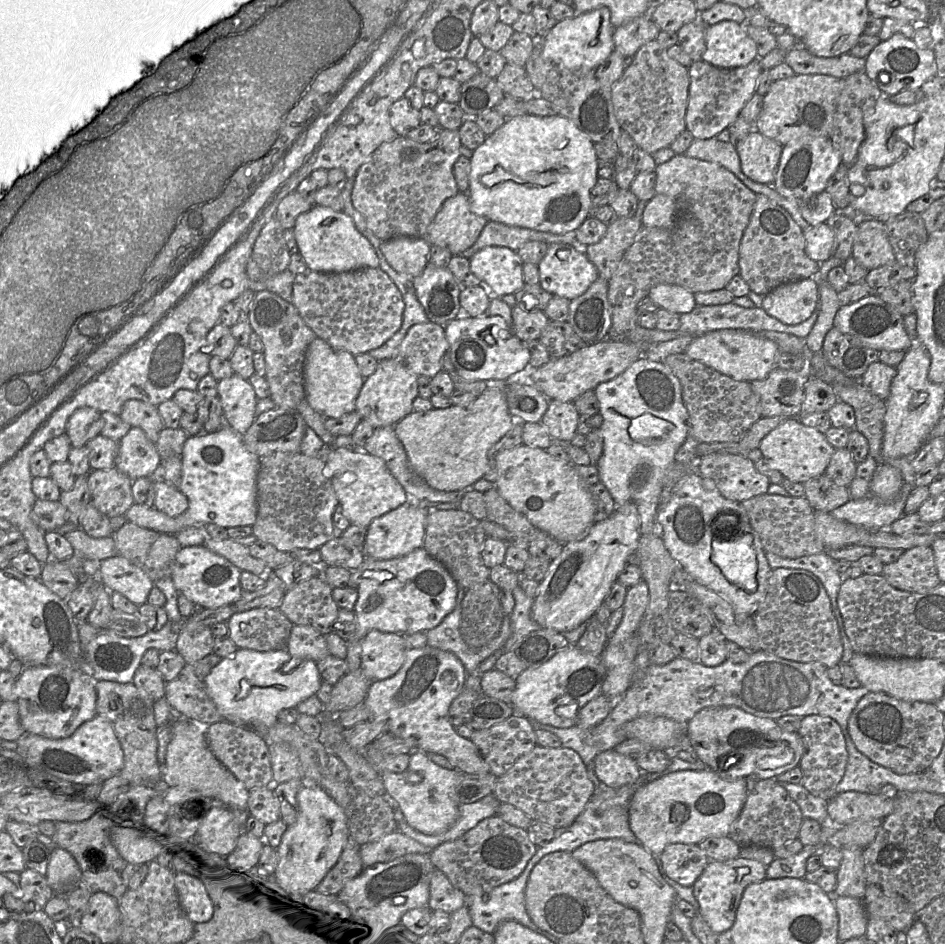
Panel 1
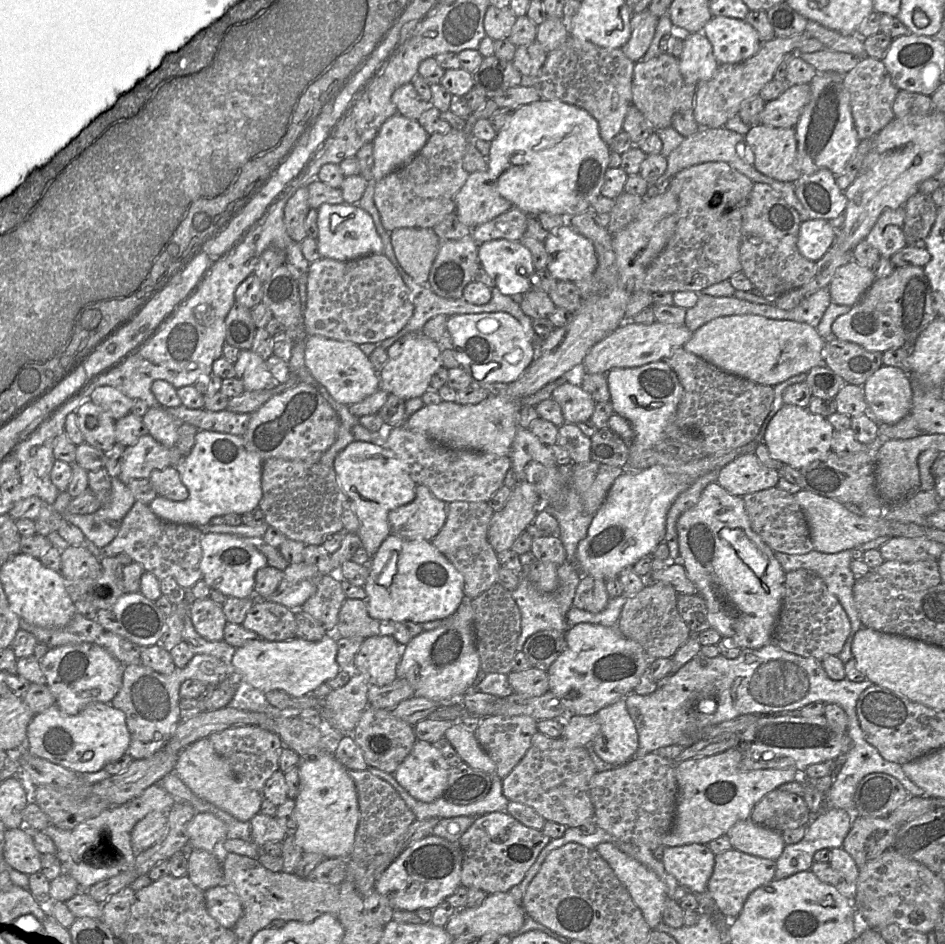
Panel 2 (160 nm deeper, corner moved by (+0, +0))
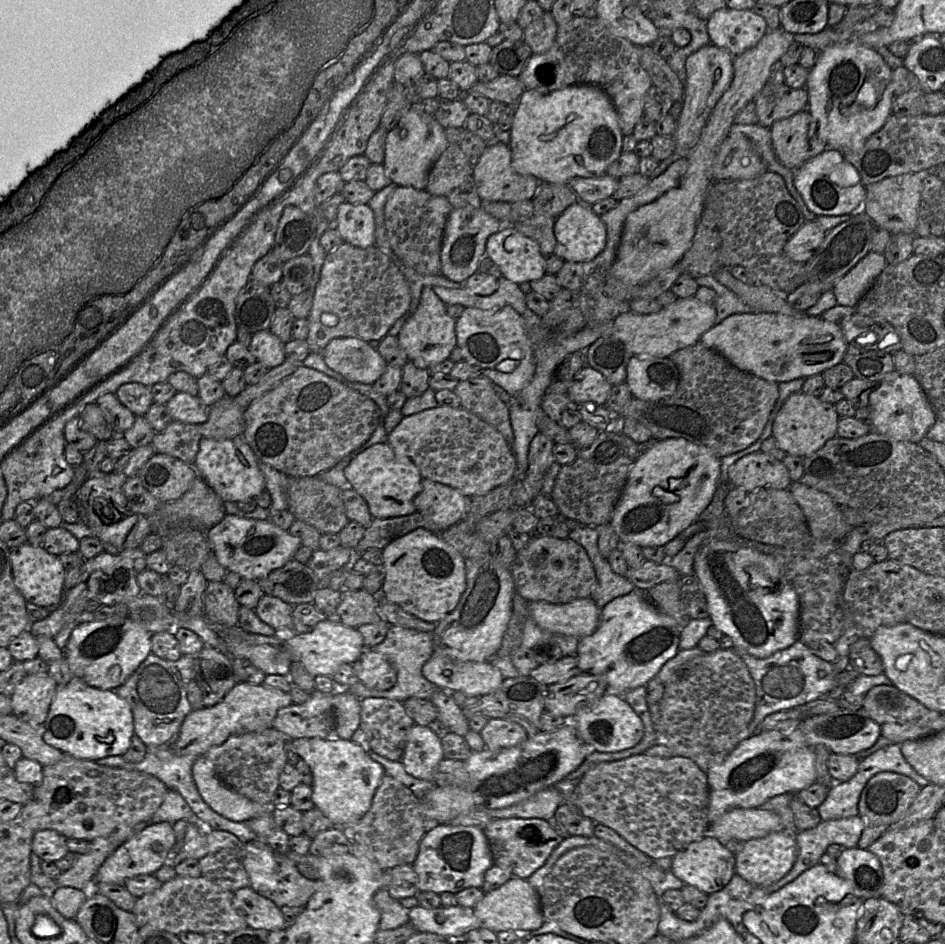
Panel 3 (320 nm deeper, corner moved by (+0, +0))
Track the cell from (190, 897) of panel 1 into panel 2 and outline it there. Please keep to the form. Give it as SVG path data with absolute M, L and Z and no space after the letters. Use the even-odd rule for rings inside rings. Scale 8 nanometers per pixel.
M224 884L204 891L206 909L220 925L233 928L242 915L238 896Z

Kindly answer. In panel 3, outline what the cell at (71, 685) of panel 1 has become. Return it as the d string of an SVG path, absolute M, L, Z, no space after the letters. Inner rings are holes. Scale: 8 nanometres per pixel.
M113 616L106 620L79 624L64 649L73 675L85 684L102 690L116 690L151 652L151 637L139 623L129 617Z

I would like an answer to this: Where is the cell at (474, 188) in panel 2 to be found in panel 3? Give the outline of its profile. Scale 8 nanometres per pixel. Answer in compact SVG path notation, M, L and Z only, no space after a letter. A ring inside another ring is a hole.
M502 142L486 147L472 173L482 201L530 200L543 183L535 176L516 172L511 163L511 149Z

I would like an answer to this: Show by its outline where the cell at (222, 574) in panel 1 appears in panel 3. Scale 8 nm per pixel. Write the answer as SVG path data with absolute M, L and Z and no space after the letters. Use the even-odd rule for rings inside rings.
M227 513L205 536L220 565L228 572L237 573L243 580L261 581L271 571L293 560L302 546L299 537L279 528L270 519L247 519Z

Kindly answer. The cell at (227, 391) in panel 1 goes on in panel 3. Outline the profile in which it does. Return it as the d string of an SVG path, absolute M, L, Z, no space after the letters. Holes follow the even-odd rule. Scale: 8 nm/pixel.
M262 330L252 335L250 352L268 369L282 364L286 358L285 344L270 332Z

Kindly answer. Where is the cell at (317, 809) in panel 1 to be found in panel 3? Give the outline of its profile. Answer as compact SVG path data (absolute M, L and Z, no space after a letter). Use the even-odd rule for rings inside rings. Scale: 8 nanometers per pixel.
M336 737L293 739L291 749L310 767L314 806L328 817L334 826L352 824L364 816L385 776L385 770L380 763L374 761L358 744Z

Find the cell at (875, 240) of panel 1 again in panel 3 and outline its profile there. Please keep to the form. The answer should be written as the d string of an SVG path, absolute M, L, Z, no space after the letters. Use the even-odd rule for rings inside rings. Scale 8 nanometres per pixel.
M927 171L901 174L866 186L865 209L874 225L888 230L891 234L915 234L923 179L927 175Z

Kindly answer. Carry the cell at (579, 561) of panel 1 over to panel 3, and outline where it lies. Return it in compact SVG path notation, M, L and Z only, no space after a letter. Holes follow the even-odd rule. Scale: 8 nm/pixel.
M667 438L638 457L616 503L610 525L623 542L641 548L664 546L696 522L720 483L721 458L684 438Z

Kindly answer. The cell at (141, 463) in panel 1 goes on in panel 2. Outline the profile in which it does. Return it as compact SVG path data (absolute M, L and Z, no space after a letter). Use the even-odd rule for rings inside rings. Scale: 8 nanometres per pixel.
M151 407L142 417L143 423L156 441L167 447L173 447L178 440L178 429L183 424L175 419L167 409Z

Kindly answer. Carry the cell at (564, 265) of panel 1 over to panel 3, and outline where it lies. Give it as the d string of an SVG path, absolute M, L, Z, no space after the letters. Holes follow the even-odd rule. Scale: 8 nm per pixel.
M579 199L556 218L554 234L554 253L564 261L590 261L606 245L604 222L593 212L591 205L584 204Z

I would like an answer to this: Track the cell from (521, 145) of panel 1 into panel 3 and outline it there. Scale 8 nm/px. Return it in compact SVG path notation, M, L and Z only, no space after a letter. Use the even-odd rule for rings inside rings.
M572 85L548 93L525 90L516 107L509 131L511 163L514 170L532 175L543 183L567 184L574 177L599 177L622 152L624 135L621 132L617 112L608 96L594 85Z

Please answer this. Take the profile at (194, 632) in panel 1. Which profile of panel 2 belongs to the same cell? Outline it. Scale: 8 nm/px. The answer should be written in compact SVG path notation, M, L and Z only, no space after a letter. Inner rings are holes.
M209 597L192 600L189 616L197 633L208 641L222 641L227 624L223 606Z

